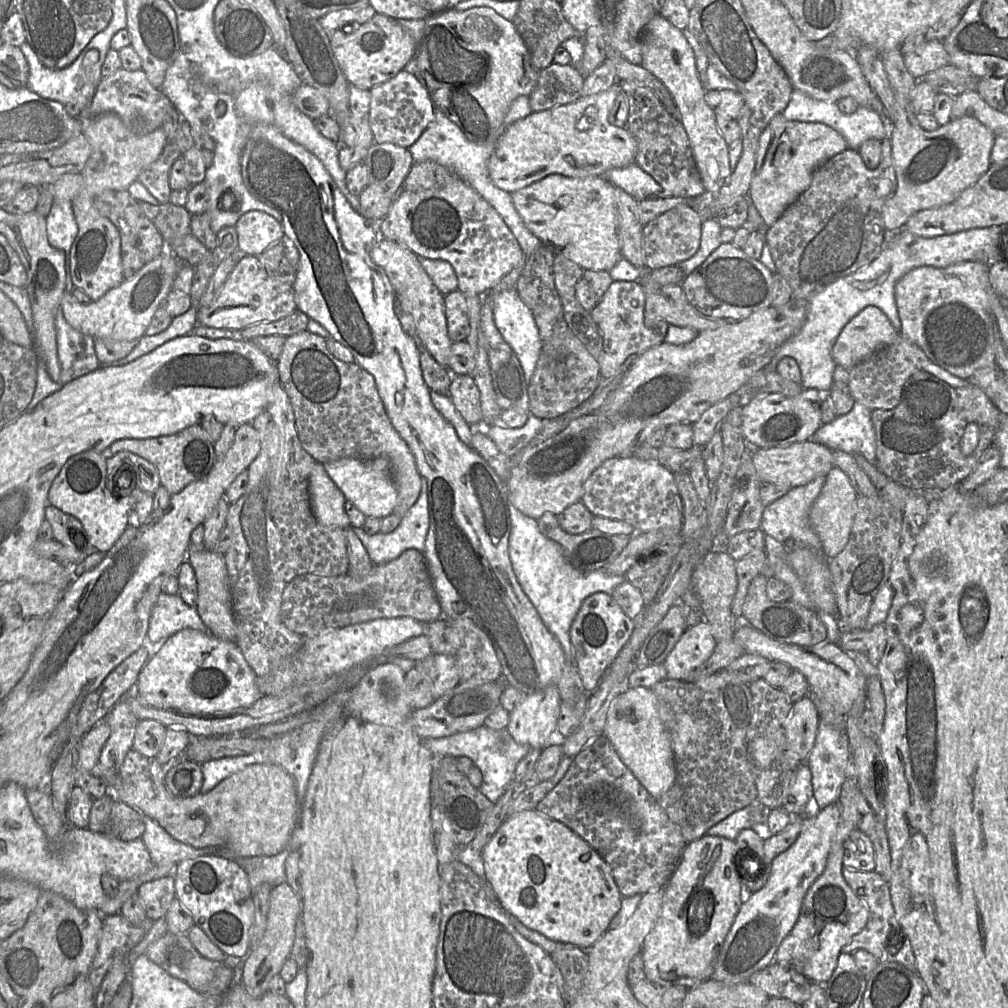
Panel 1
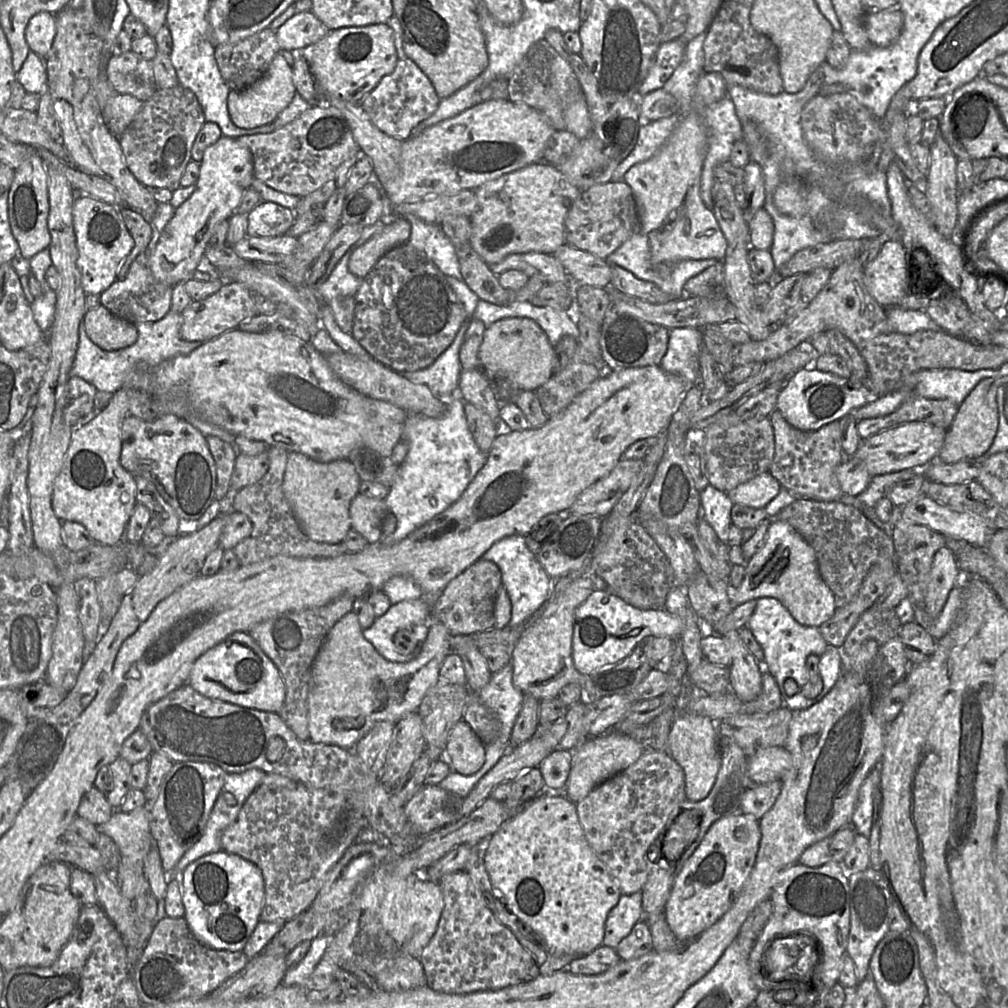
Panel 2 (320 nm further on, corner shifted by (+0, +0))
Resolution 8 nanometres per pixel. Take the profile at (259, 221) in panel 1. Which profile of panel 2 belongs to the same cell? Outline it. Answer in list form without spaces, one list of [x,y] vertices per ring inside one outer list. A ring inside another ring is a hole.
[[[260,202],[248,214],[246,235],[277,237],[288,233],[295,221],[295,213],[272,202]]]

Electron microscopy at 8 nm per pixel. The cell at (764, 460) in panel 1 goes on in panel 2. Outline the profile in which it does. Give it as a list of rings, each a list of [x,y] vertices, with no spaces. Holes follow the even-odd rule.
[[[923,421],[907,422],[863,439],[854,456],[864,462],[873,476],[905,469],[923,469],[938,458],[947,430]]]

